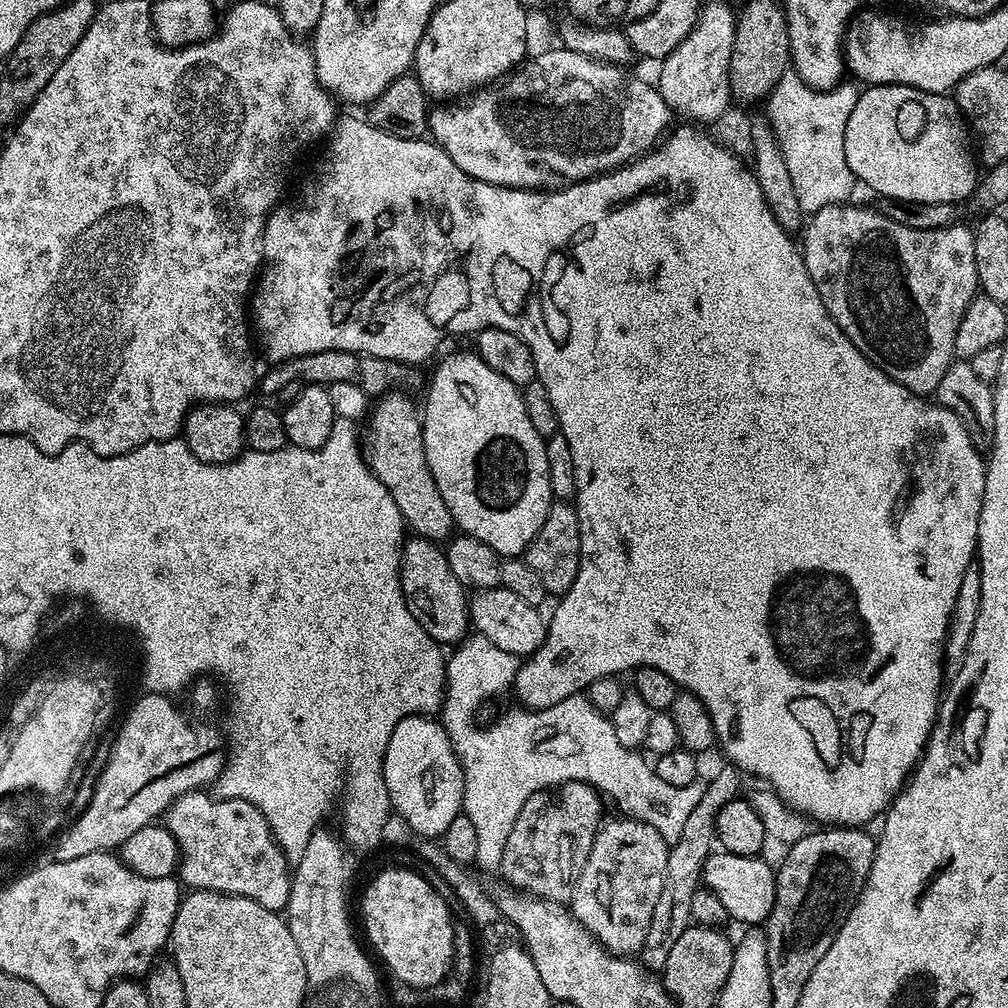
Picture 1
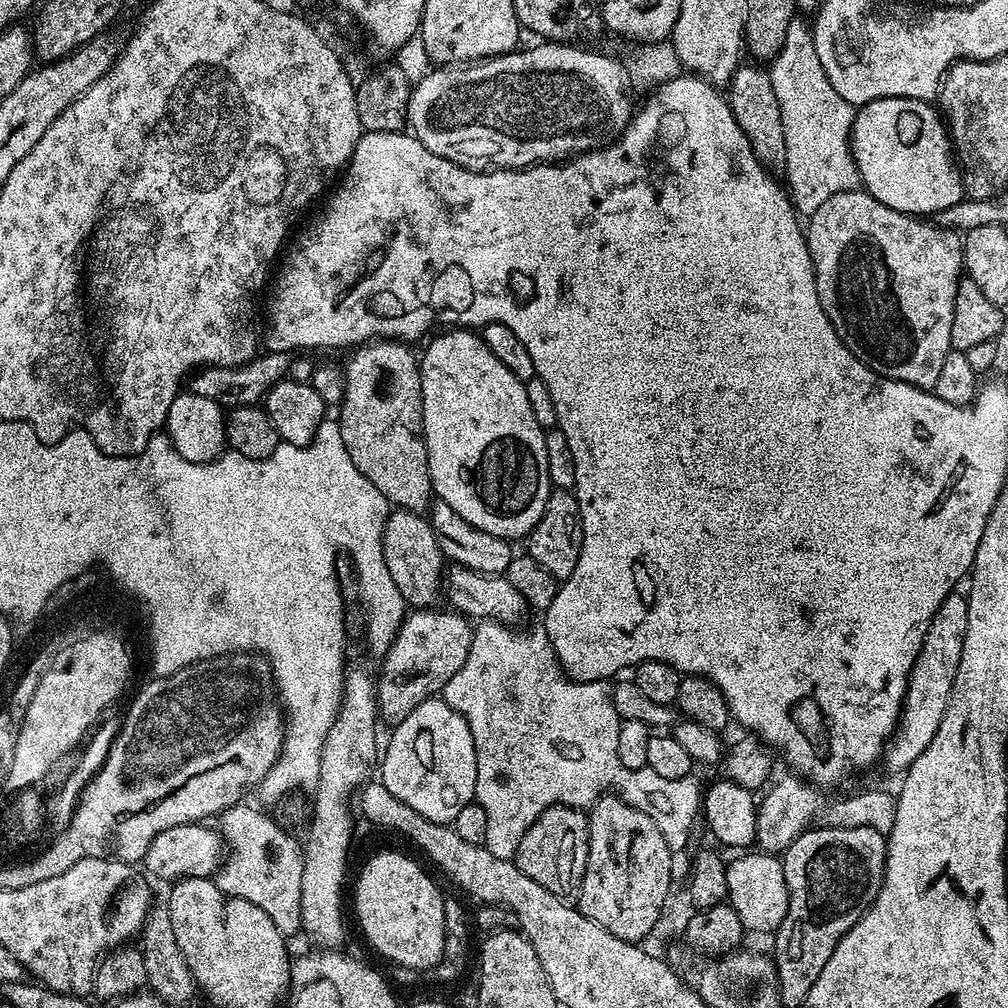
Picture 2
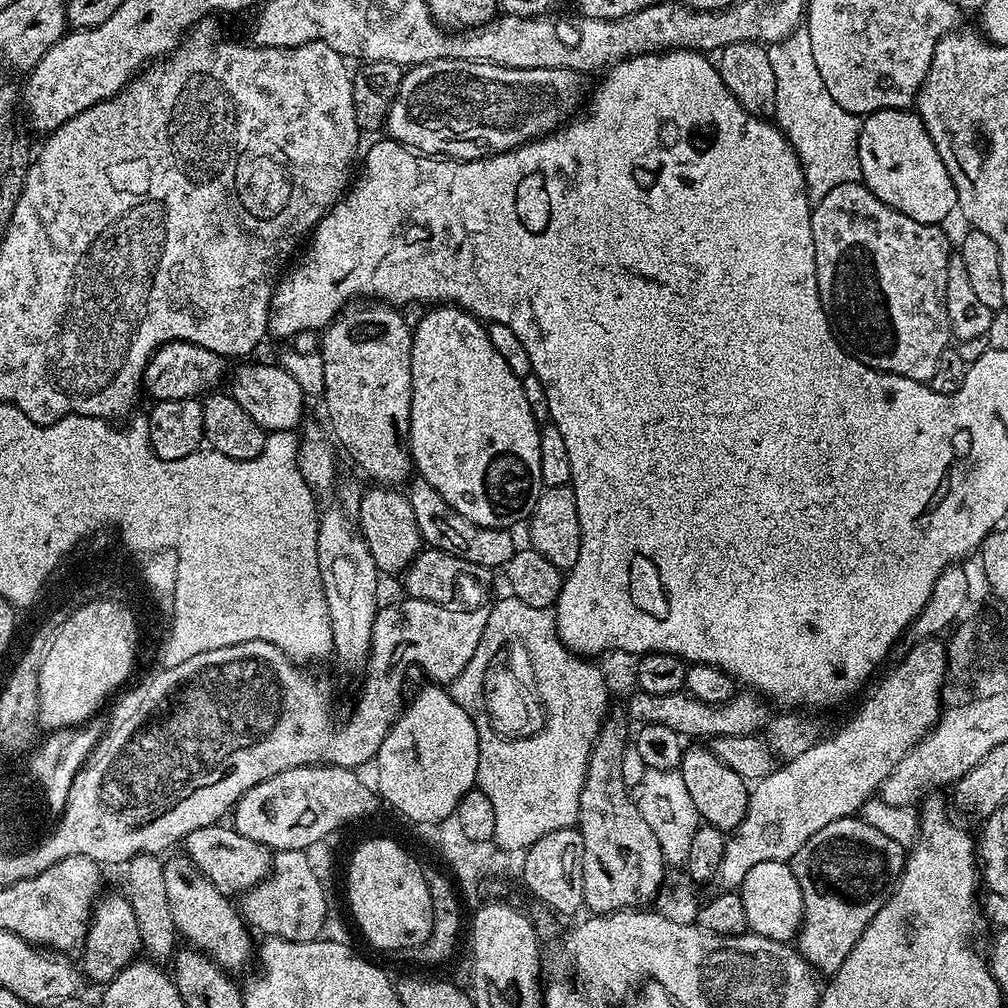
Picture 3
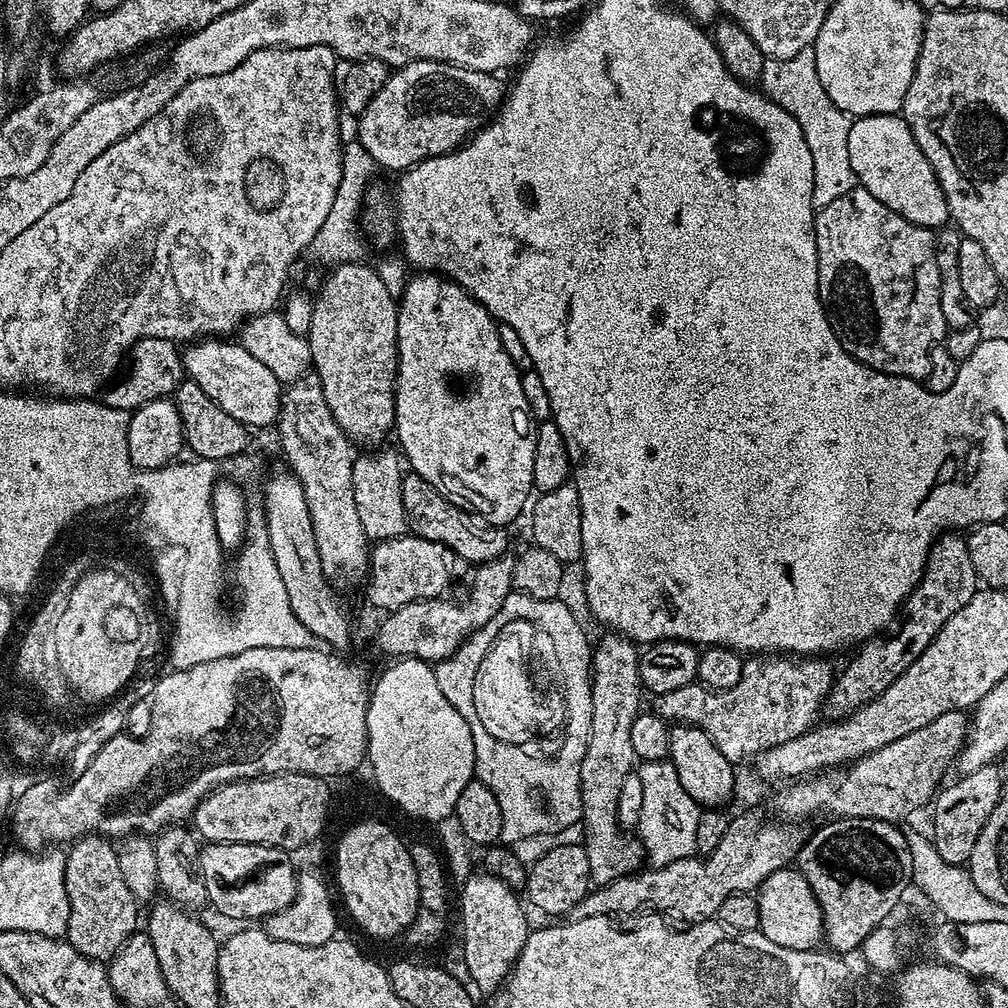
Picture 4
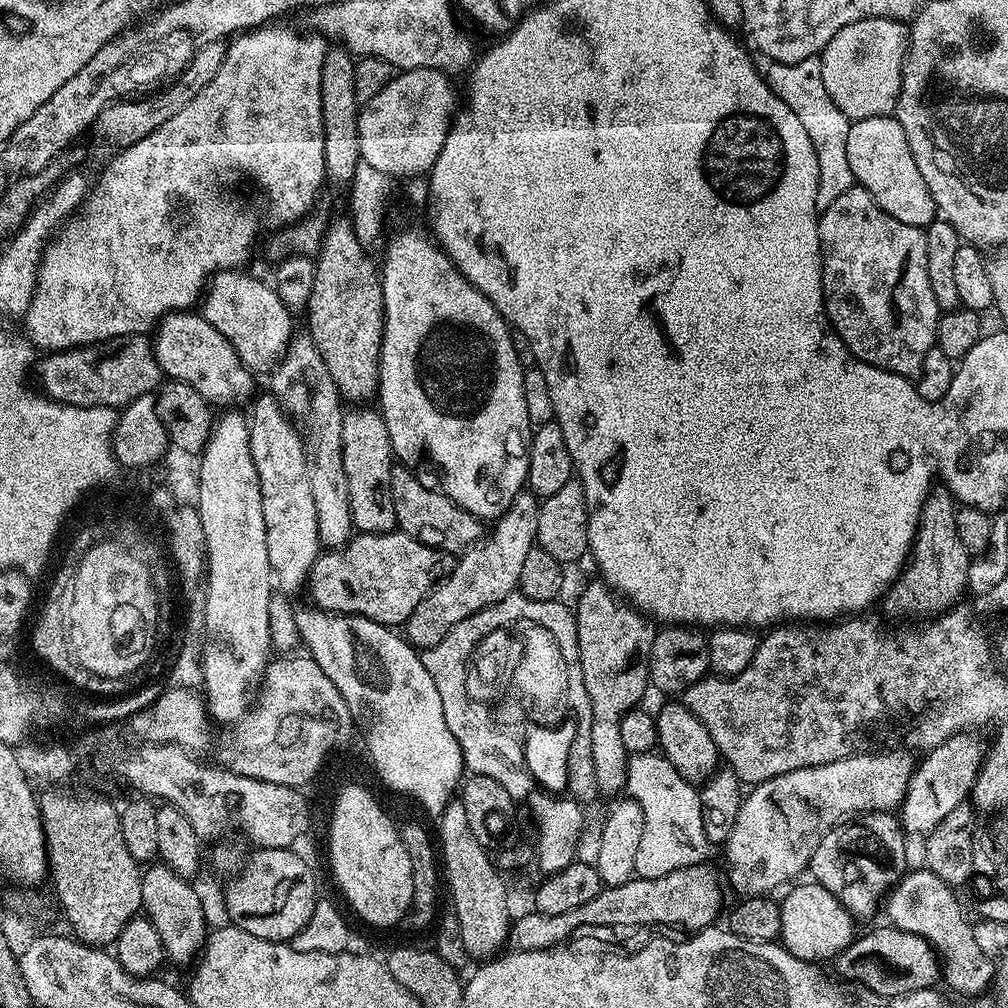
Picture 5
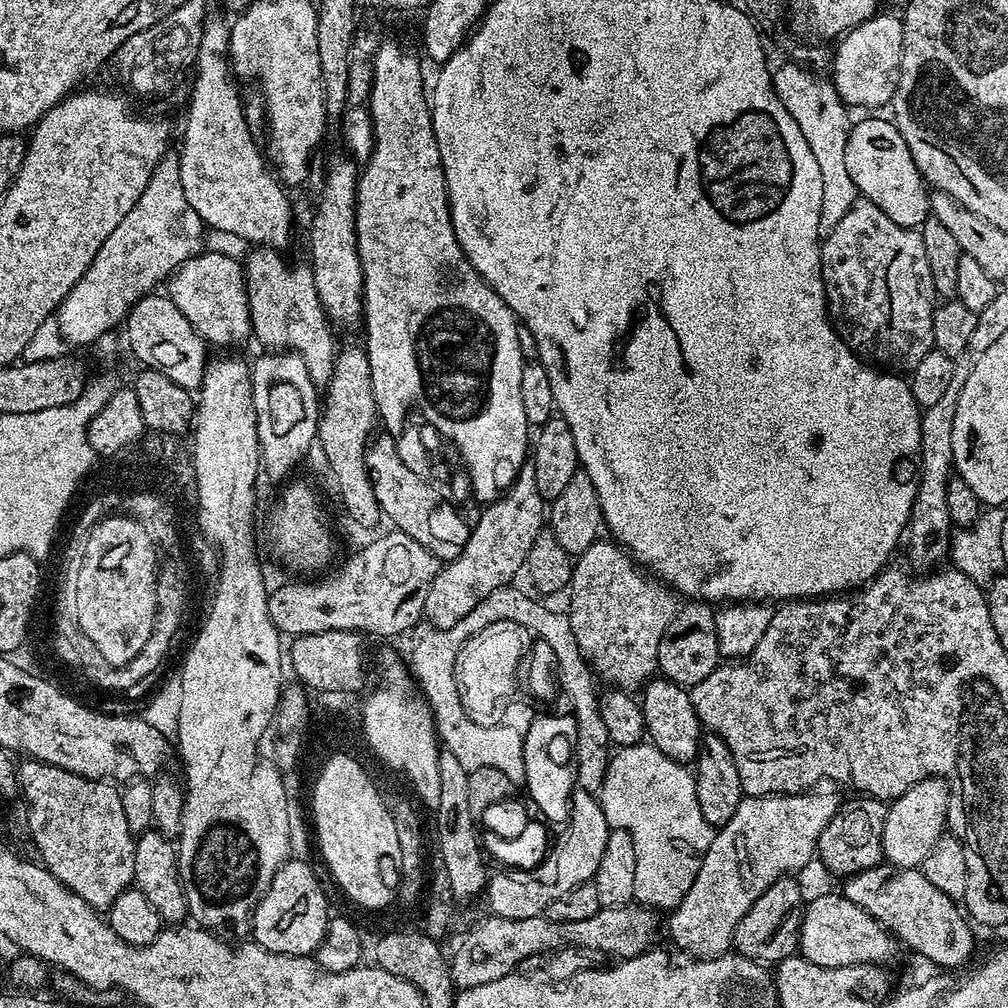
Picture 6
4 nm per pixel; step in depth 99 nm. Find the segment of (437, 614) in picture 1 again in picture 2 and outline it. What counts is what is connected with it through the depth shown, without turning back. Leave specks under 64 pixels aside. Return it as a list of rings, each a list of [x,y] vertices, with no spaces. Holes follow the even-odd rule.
[[[389,511],[382,534],[382,554],[386,558],[386,570],[390,570],[390,578],[394,578],[394,586],[398,586],[398,594],[402,594],[409,609],[431,608],[439,596],[441,599],[446,561],[440,552],[438,538],[434,538],[434,530],[421,513]]]

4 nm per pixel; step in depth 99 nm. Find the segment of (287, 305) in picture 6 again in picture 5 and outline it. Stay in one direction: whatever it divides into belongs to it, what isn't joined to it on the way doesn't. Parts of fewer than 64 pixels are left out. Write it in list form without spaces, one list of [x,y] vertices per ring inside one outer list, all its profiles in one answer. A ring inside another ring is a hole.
[[[307,334],[293,335],[284,351],[283,358],[271,373],[271,395],[283,406],[293,424],[300,429],[300,441],[306,460],[306,478],[310,478],[310,494],[314,494],[314,510],[318,514],[318,534],[320,543],[325,549],[343,548],[354,535],[352,515],[350,514],[350,494],[346,486],[346,472],[342,470],[342,422],[344,421],[342,397],[326,370],[326,362],[322,362],[322,354],[314,346],[311,336]]]

